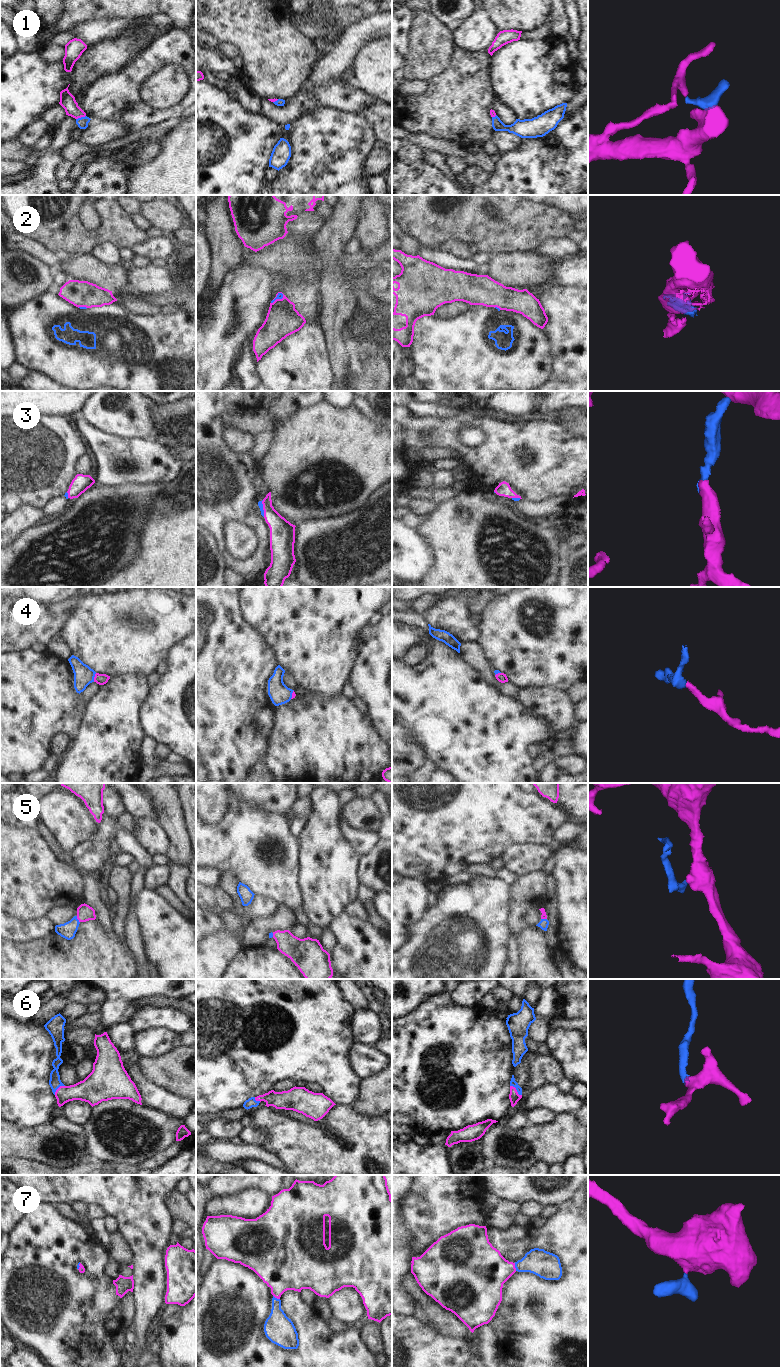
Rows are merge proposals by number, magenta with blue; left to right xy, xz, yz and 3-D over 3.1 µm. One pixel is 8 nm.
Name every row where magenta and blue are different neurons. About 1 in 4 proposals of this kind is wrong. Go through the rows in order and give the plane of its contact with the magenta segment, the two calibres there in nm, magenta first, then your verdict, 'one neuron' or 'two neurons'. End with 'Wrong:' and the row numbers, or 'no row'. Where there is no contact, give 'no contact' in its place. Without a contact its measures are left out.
1: xy | 120/90 nm | one neuron
2: xz | 260/50 nm | two neurons
3: xz | 200/40 nm | one neuron
4: xy | 90/160 nm | one neuron
5: xy | 130/130 nm | one neuron
6: yz | 90/50 nm | one neuron
7: yz | 380/220 nm | one neuron
Wrong: 2

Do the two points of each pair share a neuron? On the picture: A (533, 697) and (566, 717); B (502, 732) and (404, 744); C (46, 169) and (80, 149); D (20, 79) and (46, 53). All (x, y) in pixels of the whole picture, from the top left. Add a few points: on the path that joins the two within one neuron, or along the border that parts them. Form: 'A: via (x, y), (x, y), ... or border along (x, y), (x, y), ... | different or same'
A: via (541, 702), (549, 705), (558, 714) | same
B: border along (402, 724), (414, 735), (428, 758) | different
C: border along (72, 140), (60, 149), (59, 156), (62, 159) | different
D: border along (36, 51), (46, 62), (62, 60) | different

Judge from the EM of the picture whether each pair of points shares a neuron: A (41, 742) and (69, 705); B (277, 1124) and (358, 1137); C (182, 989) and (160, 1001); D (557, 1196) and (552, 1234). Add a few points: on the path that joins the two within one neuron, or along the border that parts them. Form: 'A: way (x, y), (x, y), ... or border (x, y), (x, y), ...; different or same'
A: way (41, 733), (60, 713); same
B: way (299, 1146), (310, 1151), (344, 1151); same
C: border (143, 997), (158, 995), (184, 999); different
D: border (573, 1198), (564, 1201), (560, 1205); different

